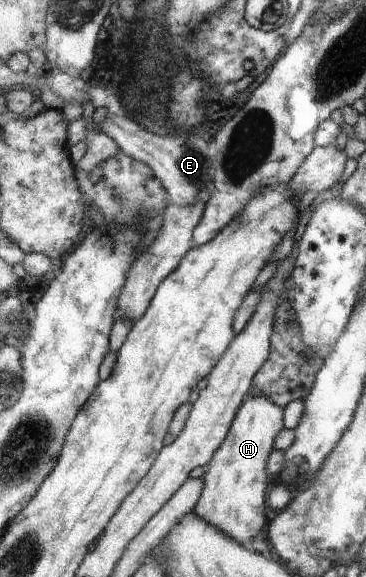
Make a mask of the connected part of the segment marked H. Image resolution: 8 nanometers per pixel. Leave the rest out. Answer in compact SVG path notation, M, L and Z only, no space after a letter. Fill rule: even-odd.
M249 395L227 441L215 454L205 475L206 486L195 513L241 545L257 539L269 521L267 500L276 481L268 470L269 462L279 434L285 429L285 411L279 404L266 396Z

